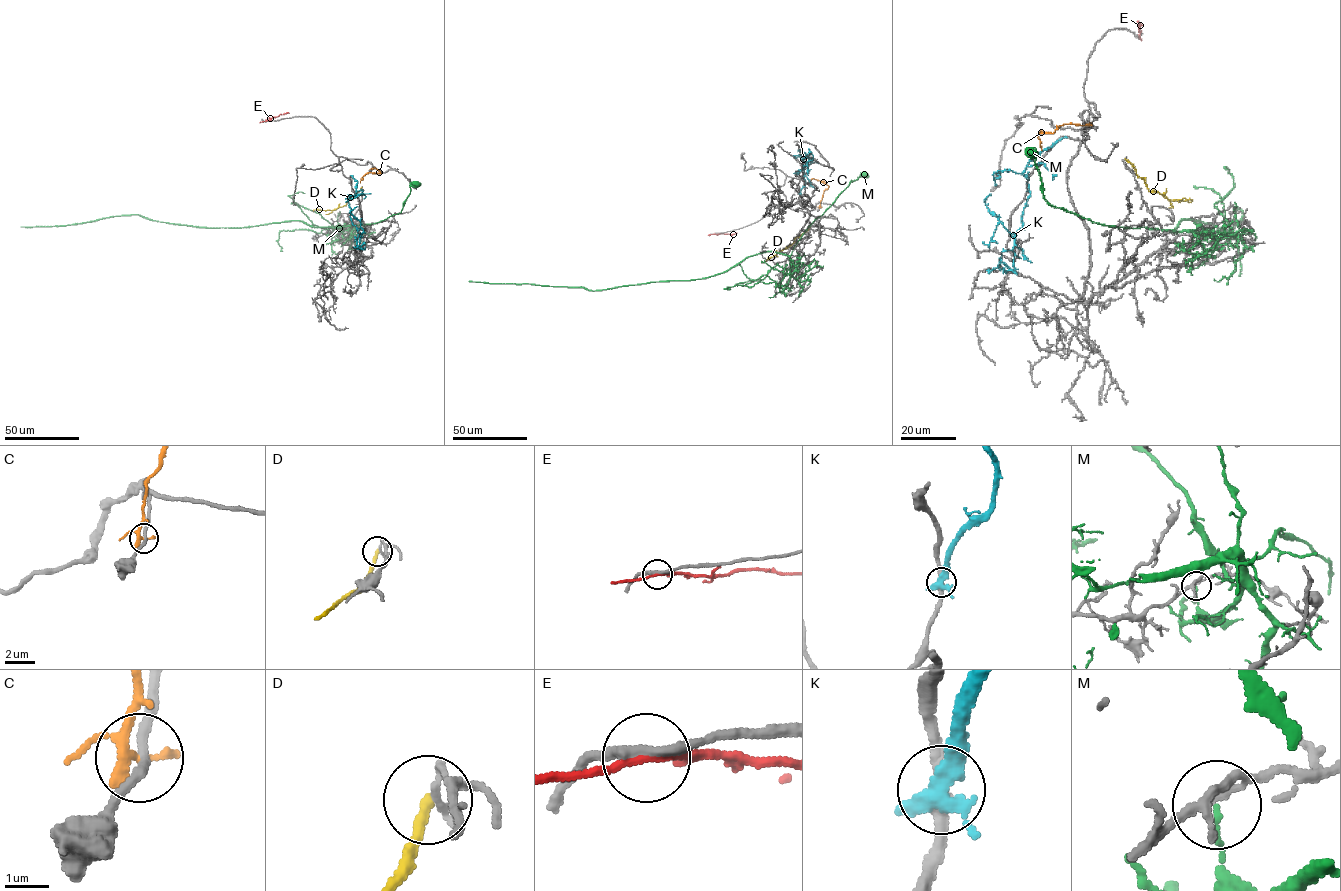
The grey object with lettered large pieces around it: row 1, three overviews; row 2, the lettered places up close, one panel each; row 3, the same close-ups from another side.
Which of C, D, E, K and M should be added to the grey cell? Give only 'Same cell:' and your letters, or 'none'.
Same cell: E

